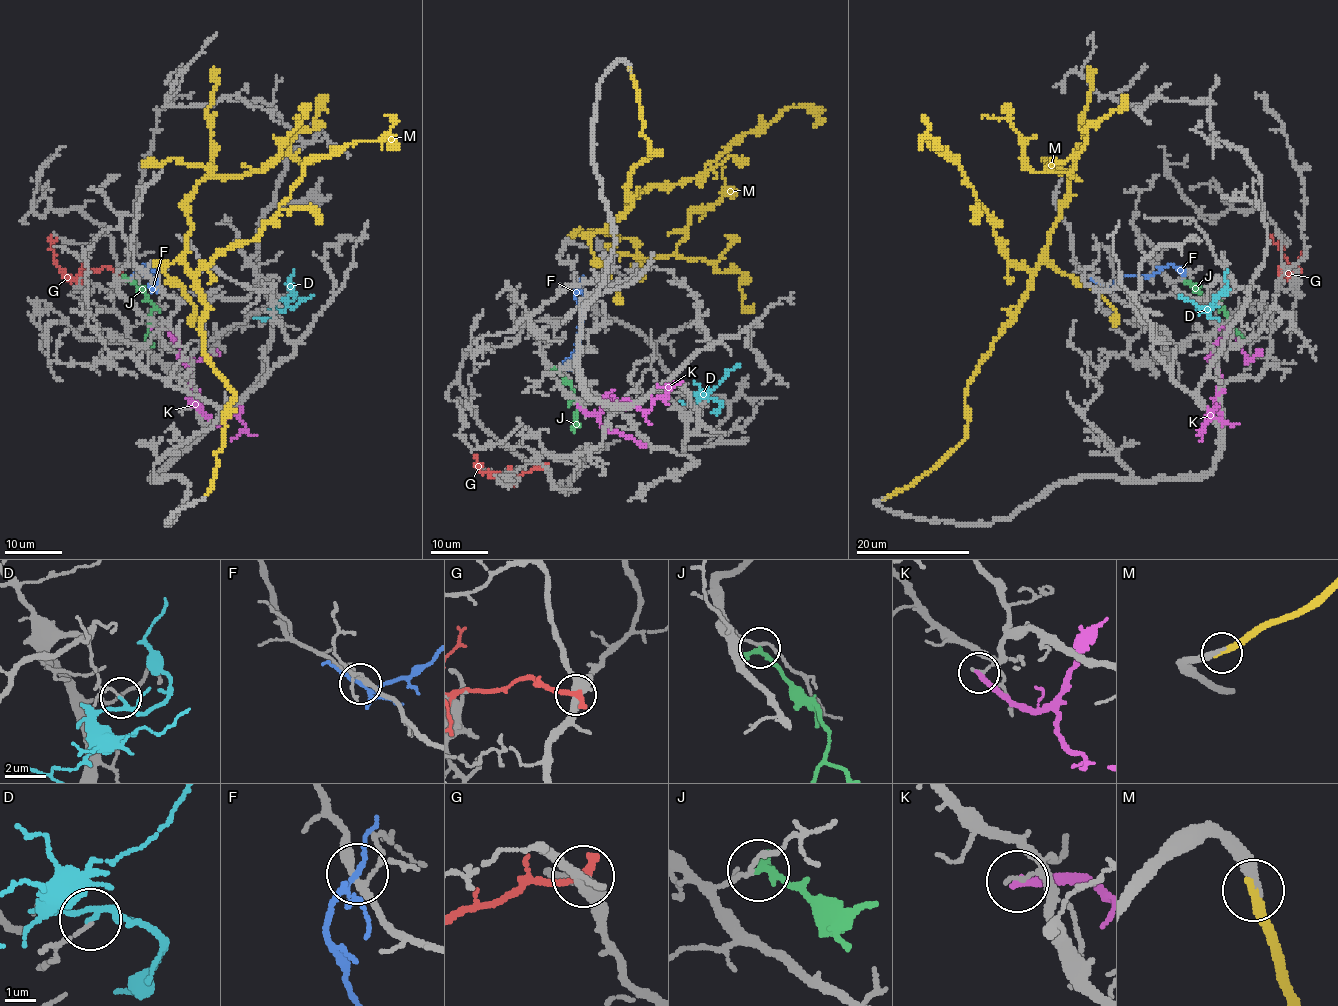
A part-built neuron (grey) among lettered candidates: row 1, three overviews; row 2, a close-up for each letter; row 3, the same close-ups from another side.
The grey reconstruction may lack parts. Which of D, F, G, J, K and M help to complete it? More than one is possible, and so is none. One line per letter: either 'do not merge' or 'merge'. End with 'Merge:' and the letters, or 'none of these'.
D: do not merge
F: do not merge
G: do not merge
J: do not merge
K: do not merge
M: merge
Merge: M

